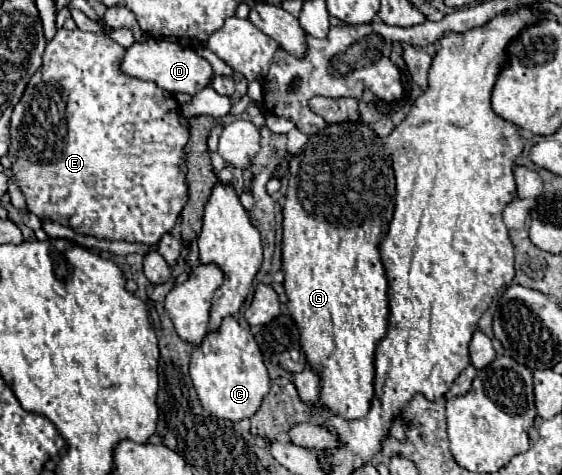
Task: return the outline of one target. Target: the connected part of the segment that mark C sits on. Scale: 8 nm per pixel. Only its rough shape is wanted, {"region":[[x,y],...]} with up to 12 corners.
{"region":[[235,317],[191,355],[205,411],[253,417],[269,391],[255,337]]}

